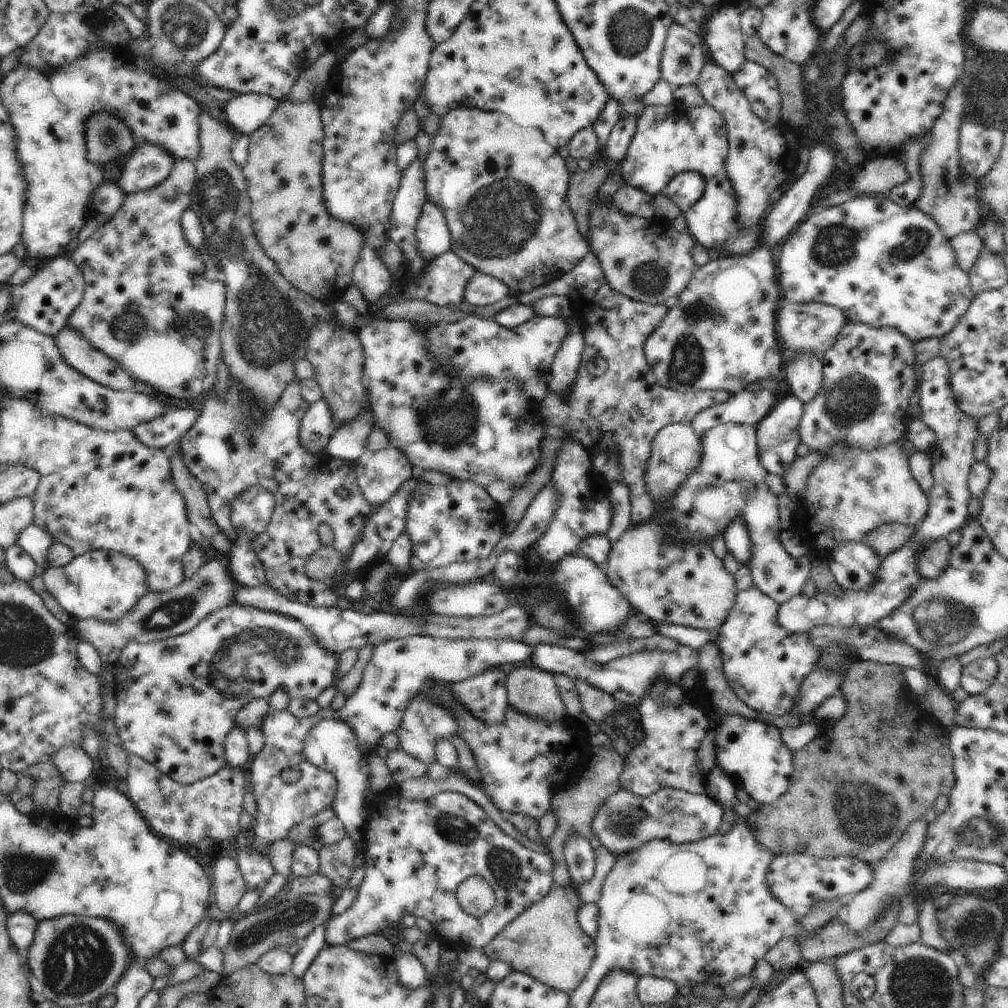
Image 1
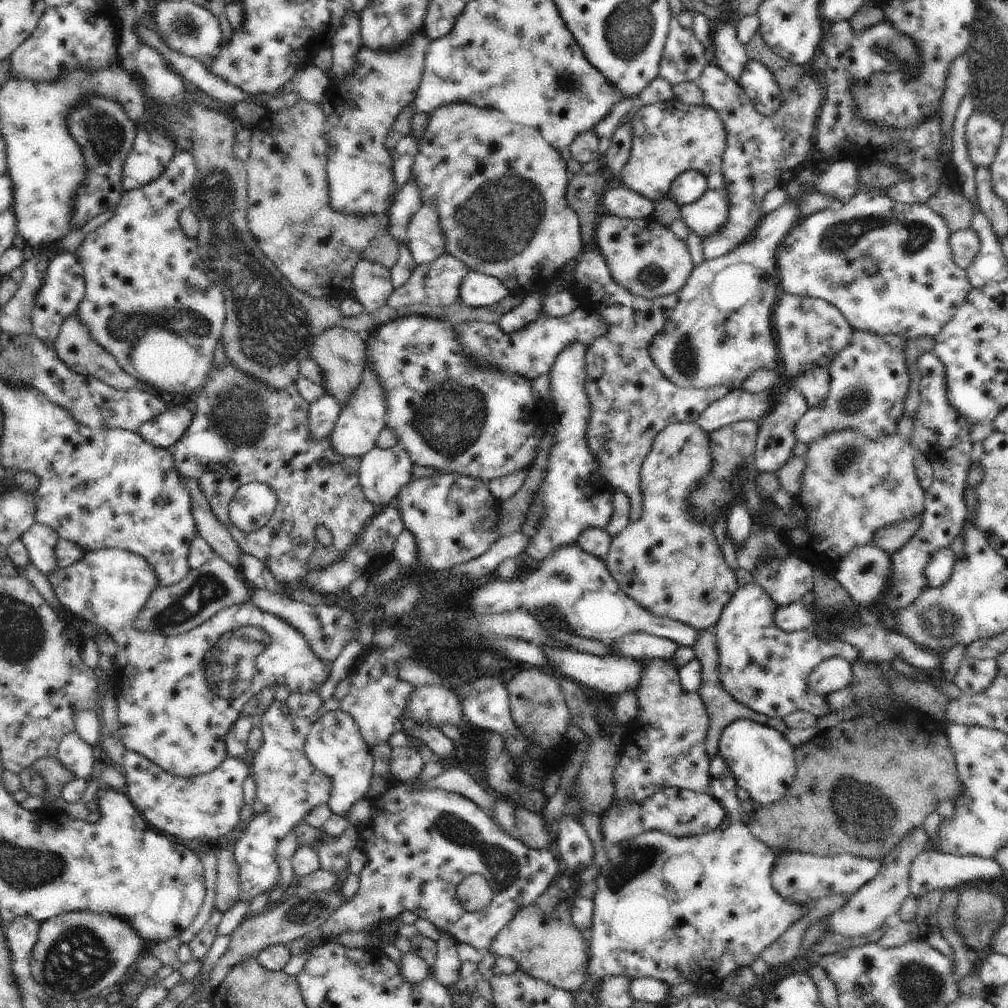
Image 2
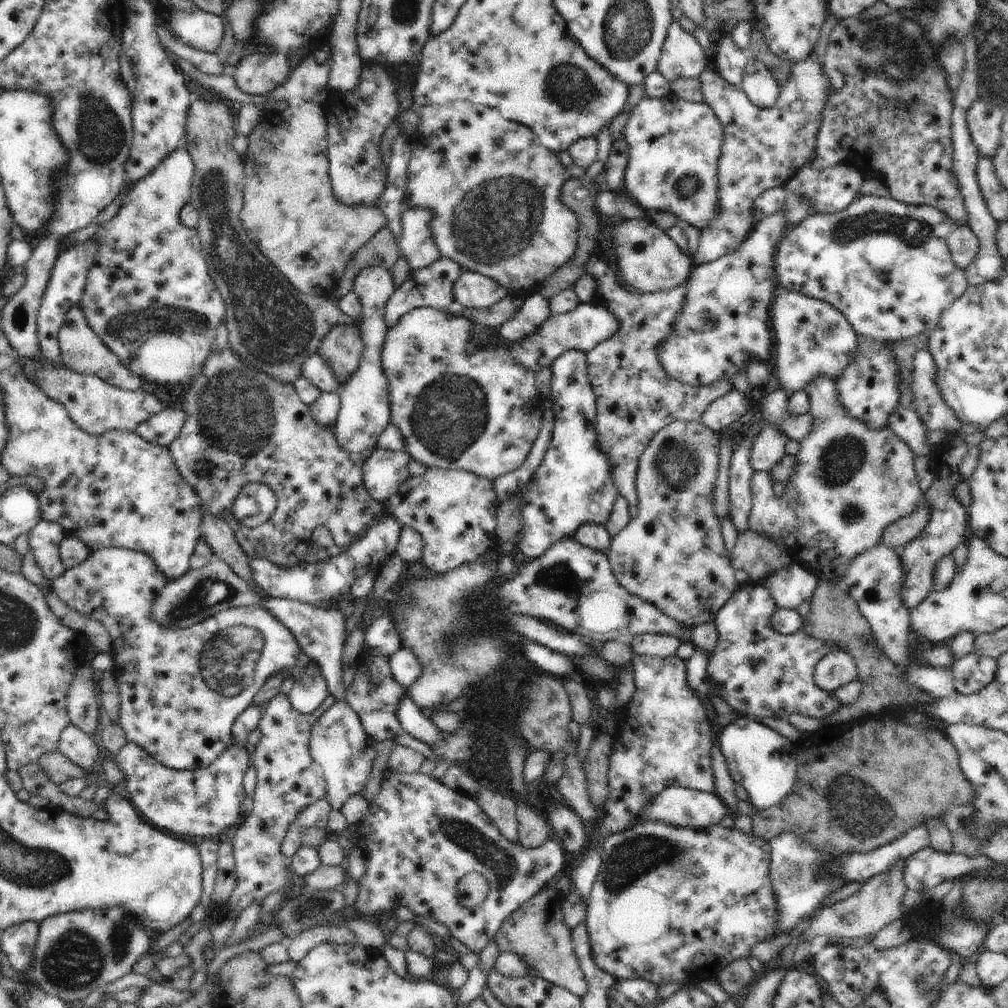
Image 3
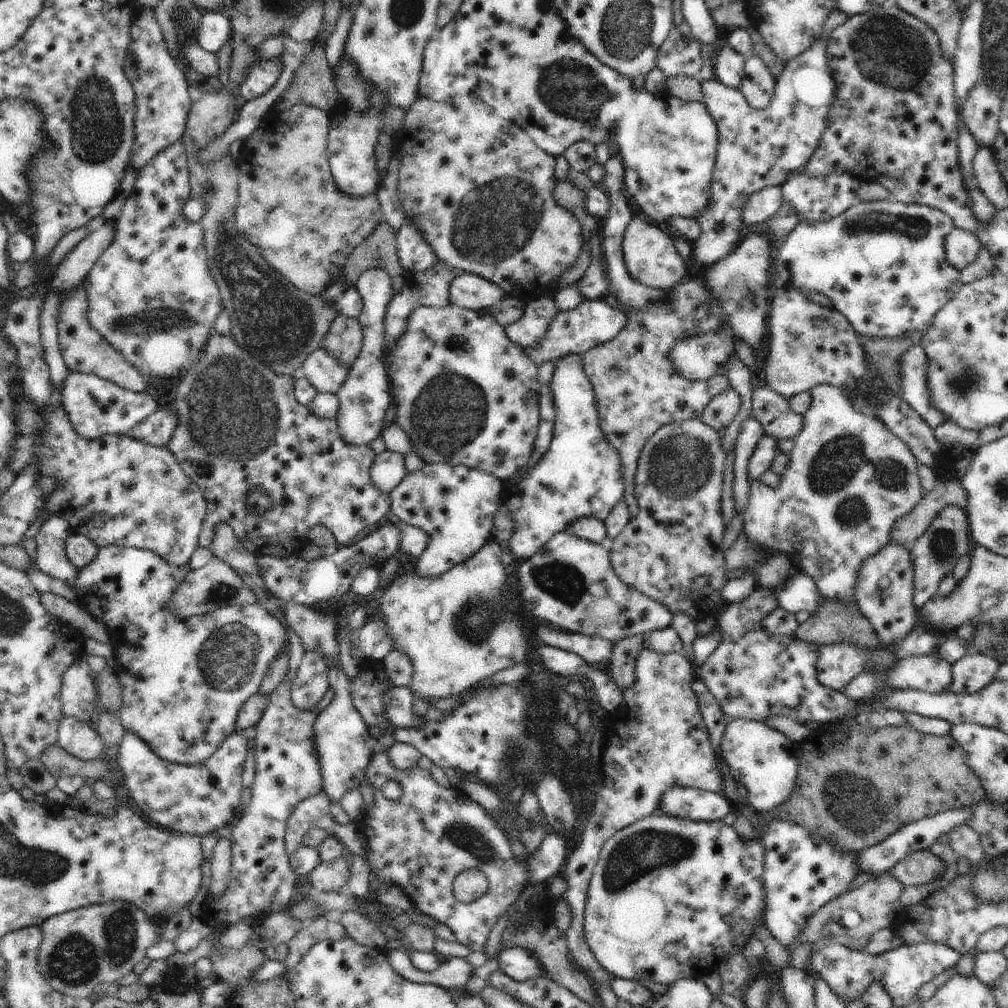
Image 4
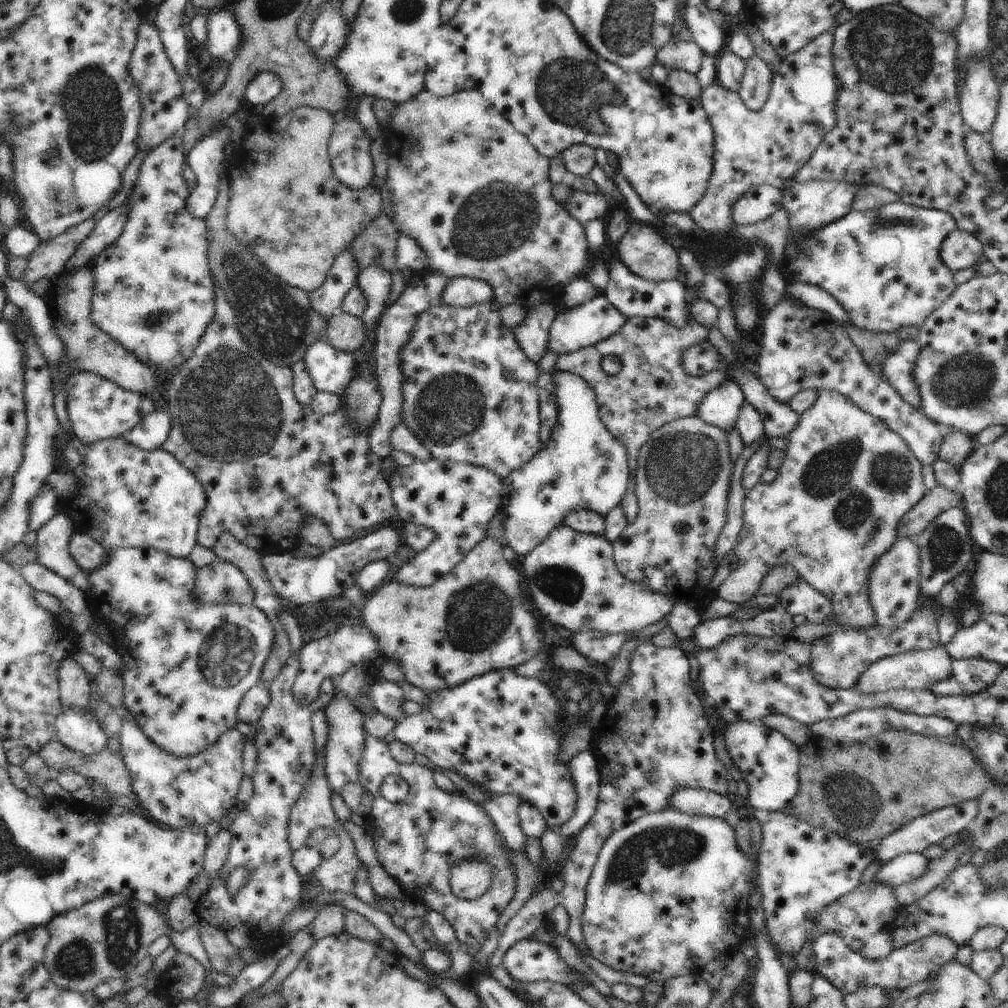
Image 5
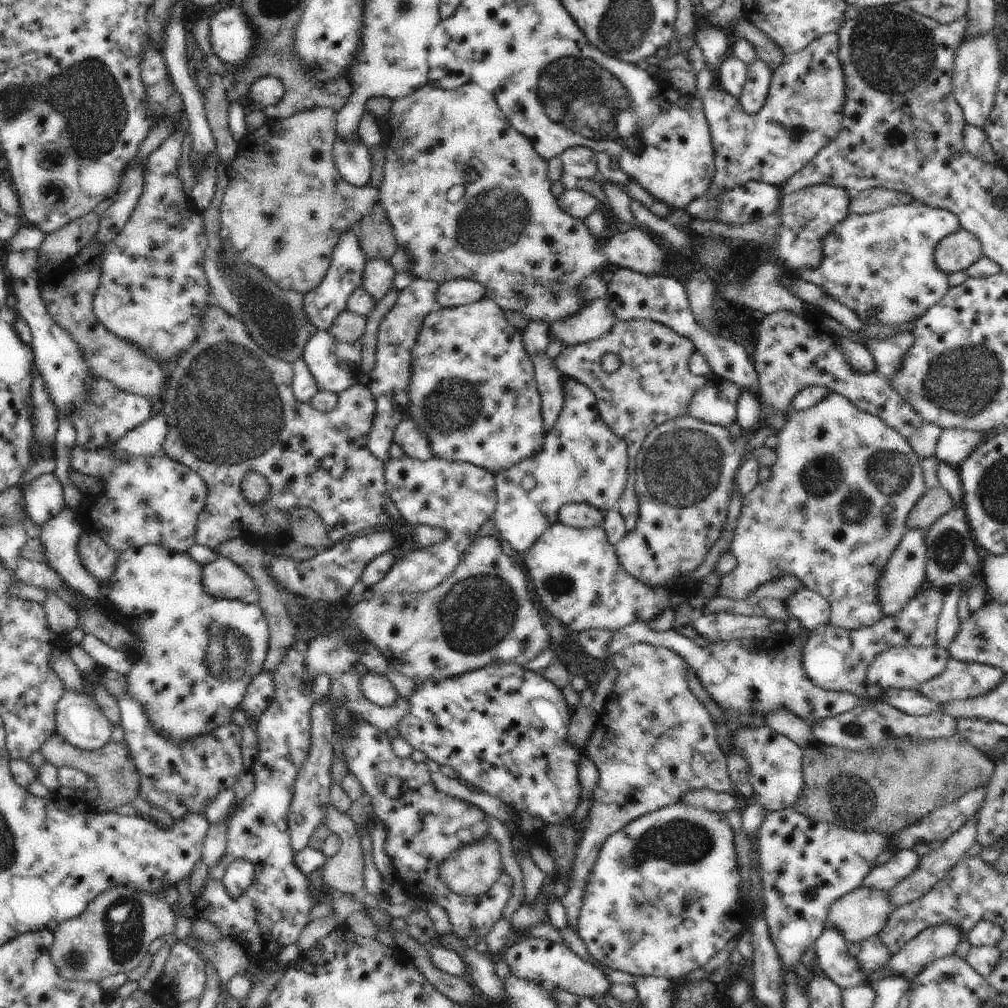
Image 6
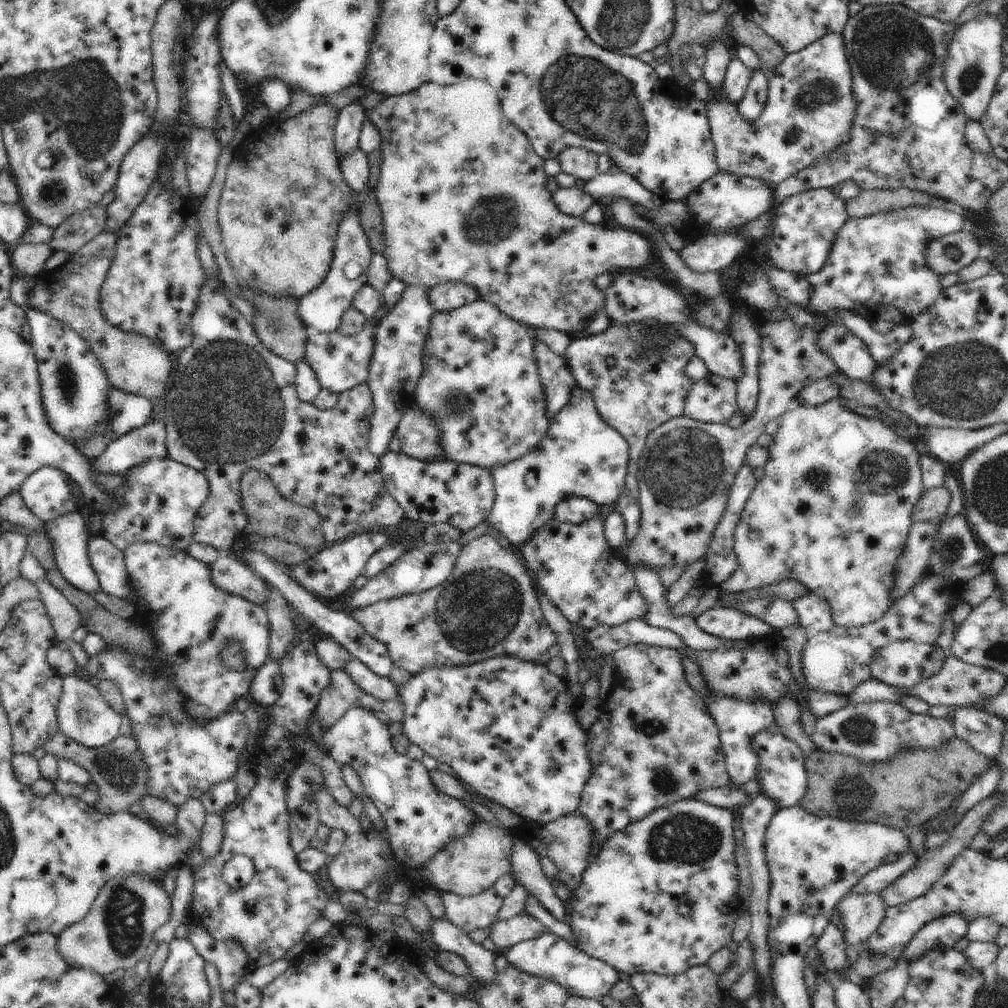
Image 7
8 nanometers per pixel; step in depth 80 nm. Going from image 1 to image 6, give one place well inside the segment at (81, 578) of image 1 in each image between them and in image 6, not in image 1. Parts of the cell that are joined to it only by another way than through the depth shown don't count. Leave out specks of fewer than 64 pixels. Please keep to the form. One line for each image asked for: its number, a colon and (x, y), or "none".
2: (178, 696)
3: (181, 691)
4: (183, 682)
5: (187, 666)
6: (195, 656)

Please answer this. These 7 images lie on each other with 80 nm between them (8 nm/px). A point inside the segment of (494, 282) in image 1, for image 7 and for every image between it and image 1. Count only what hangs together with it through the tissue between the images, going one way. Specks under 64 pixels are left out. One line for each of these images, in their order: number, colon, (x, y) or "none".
2: (477, 290)
3: (472, 290)
4: (469, 291)
5: (464, 292)
6: (460, 292)
7: (446, 296)

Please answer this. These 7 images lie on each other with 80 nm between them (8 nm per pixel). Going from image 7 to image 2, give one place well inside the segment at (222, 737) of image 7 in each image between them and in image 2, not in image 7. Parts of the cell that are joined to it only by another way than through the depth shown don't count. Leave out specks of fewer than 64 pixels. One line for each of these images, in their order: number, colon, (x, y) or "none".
2: (208, 806)
3: (207, 802)
4: (197, 799)
5: (175, 792)
6: (180, 779)

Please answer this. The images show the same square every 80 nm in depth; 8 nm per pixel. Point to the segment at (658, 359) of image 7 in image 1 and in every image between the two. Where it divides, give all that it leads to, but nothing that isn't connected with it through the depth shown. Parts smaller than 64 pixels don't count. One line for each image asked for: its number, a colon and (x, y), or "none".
1: (616, 407)
2: (632, 401)
3: (636, 398)
4: (637, 390)
5: (637, 375)
6: (639, 374)

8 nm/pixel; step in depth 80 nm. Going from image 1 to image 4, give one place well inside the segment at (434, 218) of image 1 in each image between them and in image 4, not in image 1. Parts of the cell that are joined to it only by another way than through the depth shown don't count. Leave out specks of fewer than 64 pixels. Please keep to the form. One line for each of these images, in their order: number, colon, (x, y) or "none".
2: (425, 239)
3: (416, 245)
4: (414, 255)

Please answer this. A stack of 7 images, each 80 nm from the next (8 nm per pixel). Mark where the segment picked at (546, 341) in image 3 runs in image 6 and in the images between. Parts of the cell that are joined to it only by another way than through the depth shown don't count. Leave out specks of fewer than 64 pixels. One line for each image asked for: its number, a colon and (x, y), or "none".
4: (593, 322)
5: (585, 325)
6: (595, 319)

